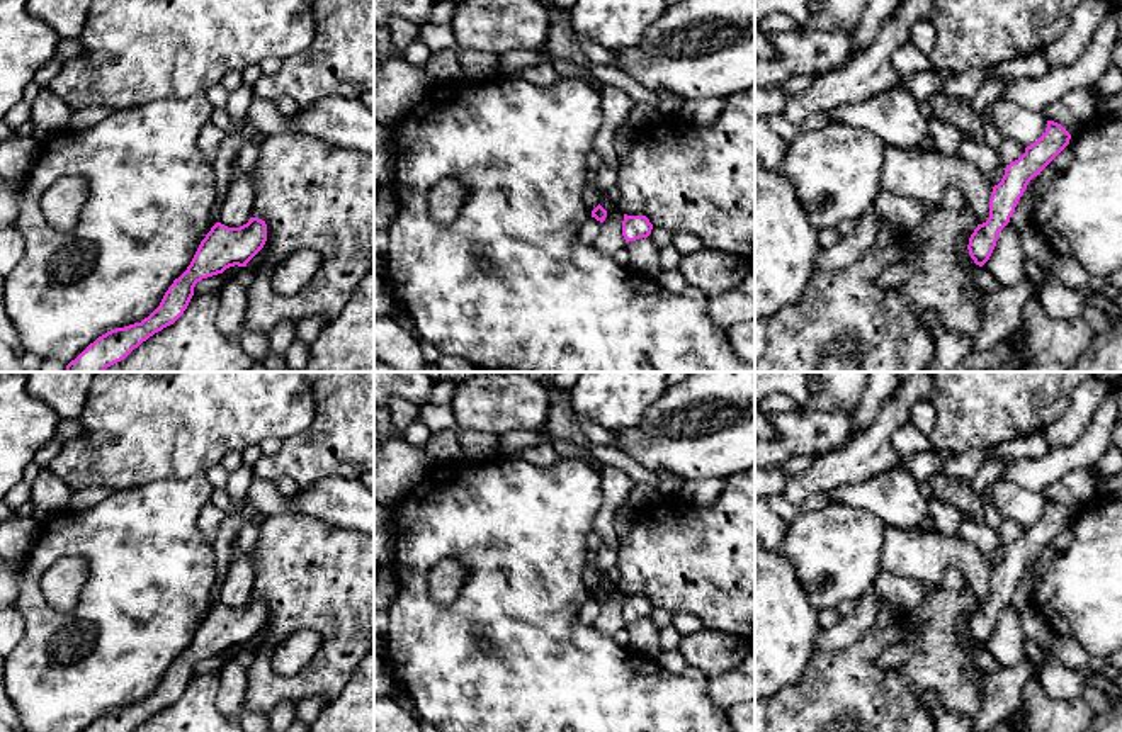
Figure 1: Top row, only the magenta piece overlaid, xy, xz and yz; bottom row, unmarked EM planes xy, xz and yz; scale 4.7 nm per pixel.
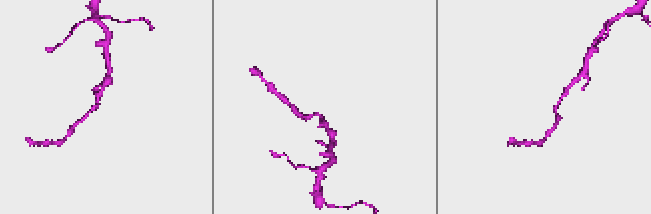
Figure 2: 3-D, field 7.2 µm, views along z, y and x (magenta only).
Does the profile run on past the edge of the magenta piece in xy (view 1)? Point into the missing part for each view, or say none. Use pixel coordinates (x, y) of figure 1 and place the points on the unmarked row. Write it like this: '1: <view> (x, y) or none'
1: none

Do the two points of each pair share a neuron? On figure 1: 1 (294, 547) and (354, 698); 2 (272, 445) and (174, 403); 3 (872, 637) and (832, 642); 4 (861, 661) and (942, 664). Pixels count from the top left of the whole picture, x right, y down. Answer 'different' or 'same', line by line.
1: different
2: different
3: different
4: same

